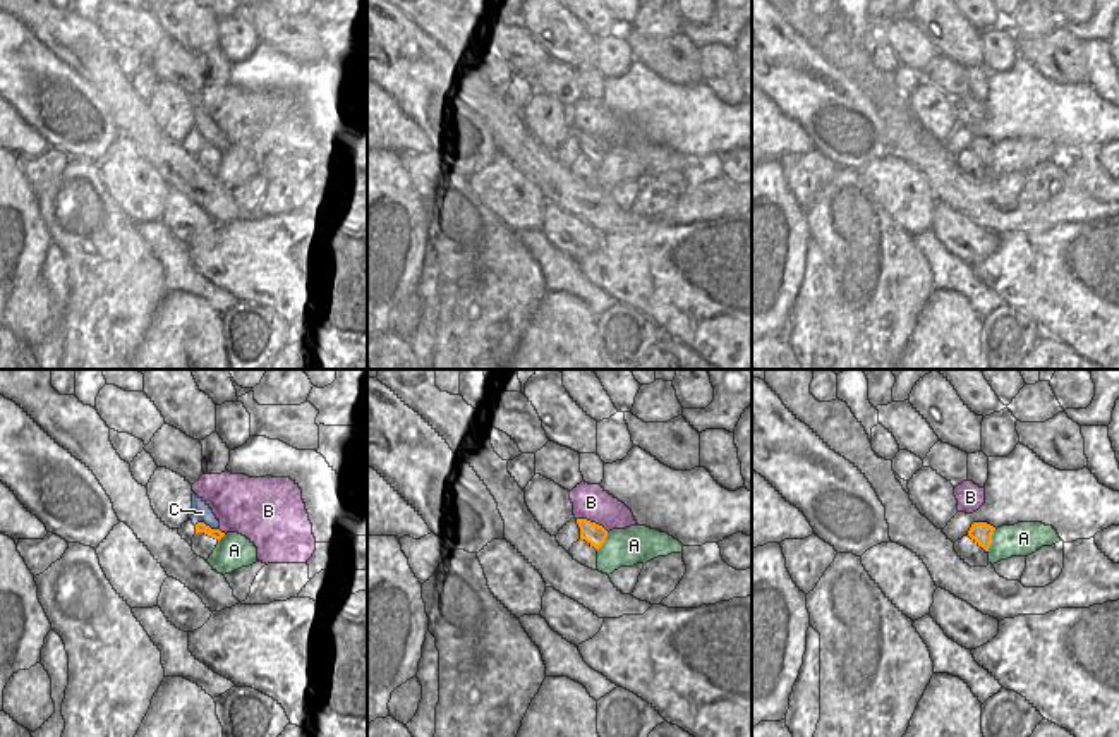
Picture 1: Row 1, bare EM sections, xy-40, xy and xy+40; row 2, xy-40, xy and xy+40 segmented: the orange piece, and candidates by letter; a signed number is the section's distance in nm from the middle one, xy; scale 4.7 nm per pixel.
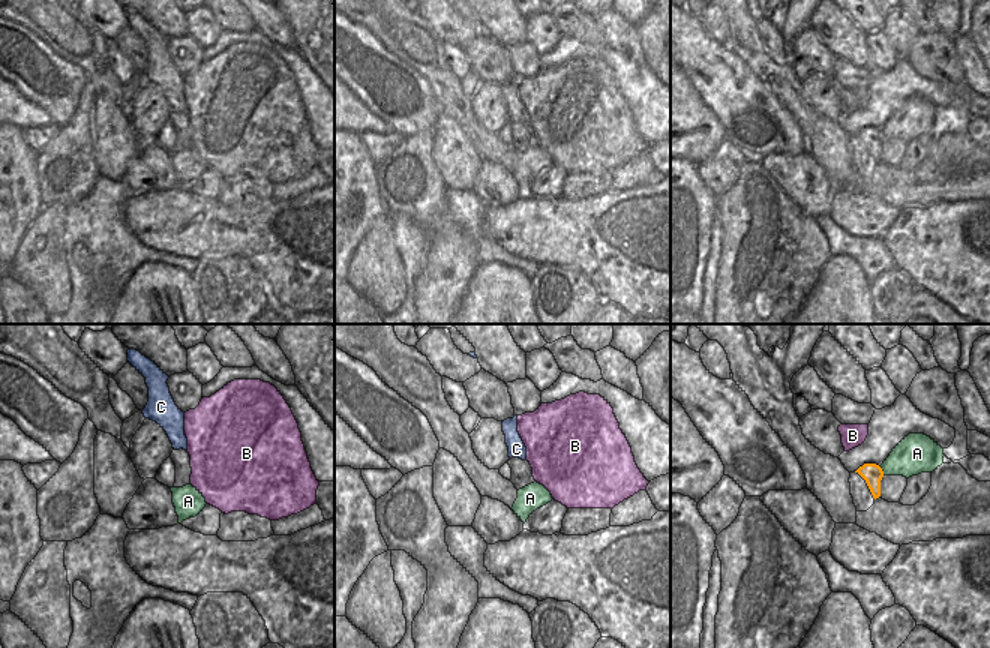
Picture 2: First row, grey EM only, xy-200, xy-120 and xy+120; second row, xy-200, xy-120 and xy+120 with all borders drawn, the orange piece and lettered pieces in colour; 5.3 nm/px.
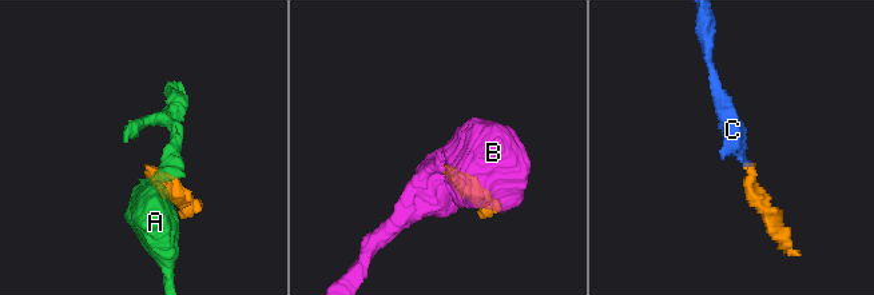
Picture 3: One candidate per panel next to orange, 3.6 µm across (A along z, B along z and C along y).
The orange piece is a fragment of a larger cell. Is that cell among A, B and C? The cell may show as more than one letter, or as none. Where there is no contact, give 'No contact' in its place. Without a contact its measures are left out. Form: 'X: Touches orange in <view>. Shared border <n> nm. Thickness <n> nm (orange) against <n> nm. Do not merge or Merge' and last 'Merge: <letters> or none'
A: Touches orange in xy+40. Shared border 120 nm. Thickness 100 nm (orange) against 160 nm. Do not merge
B: Touches orange in xy. Shared border 170 nm. Thickness 100 nm (orange) against 170 nm. Do not merge
C: Touches orange in xy-40. Shared border 120 nm. Thickness 50 nm (orange) against 90 nm. Merge
Merge: C

